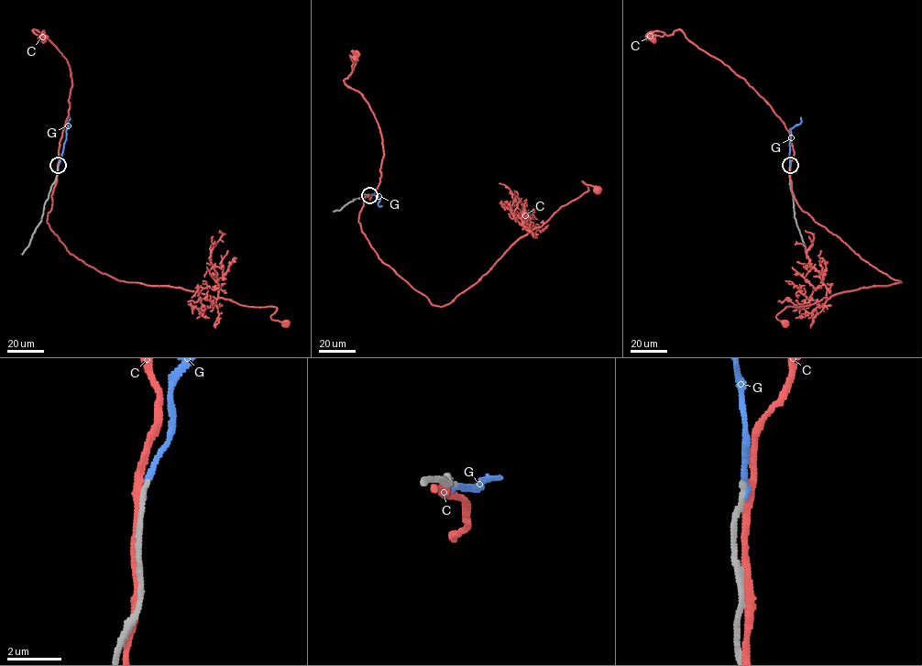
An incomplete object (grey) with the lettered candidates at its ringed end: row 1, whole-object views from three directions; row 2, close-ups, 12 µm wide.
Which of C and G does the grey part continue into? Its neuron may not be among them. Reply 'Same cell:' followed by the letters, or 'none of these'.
Same cell: G

